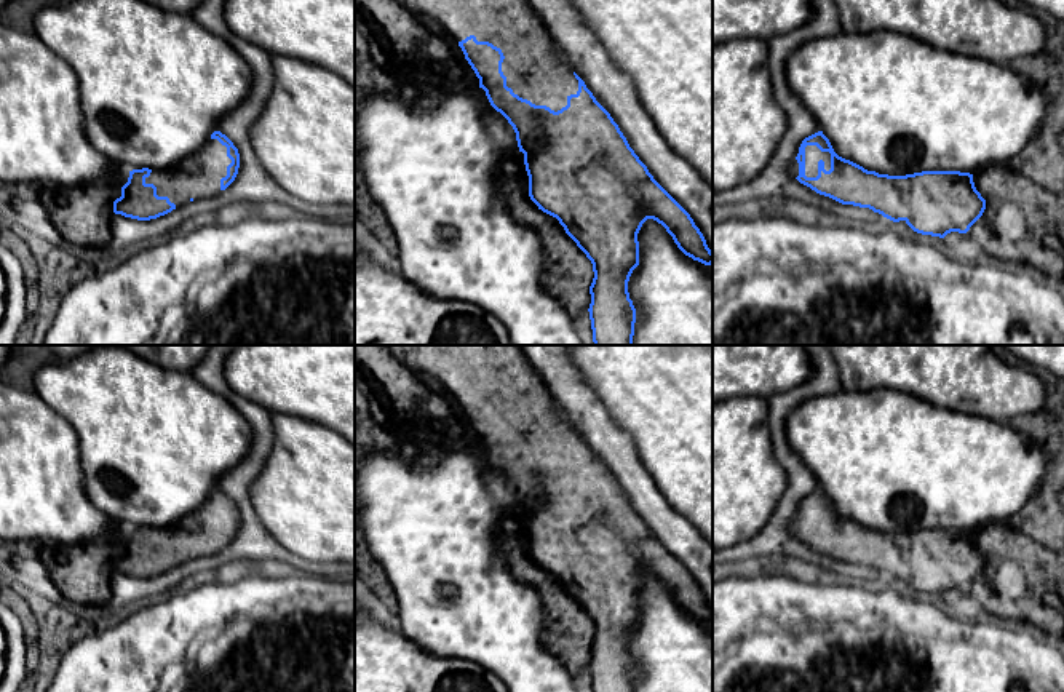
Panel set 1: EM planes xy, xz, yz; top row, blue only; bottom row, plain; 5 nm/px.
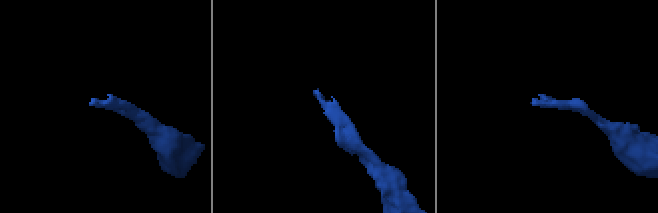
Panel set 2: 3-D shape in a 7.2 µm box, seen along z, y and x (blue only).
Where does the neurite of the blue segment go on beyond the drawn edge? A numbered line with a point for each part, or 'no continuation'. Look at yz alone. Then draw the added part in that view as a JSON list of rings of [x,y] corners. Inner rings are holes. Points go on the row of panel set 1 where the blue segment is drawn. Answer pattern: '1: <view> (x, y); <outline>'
1: yz (812, 152); [[[816,145],[805,147],[805,176],[816,177],[818,176],[818,161],[824,161],[824,169],[831,169],[831,153],[821,152]]]

